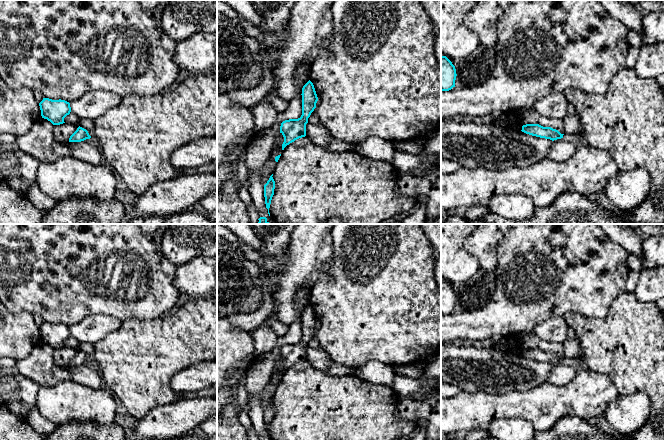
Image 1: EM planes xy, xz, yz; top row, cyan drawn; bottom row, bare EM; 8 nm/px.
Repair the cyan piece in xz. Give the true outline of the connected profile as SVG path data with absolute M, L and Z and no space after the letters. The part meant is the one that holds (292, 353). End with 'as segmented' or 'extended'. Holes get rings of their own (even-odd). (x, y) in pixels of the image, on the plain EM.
M309 304L302 312L302 339L298 343L289 343L281 347L280 357L284 361L282 374L295 364L306 360L306 348L316 332L318 321L313 307Z | as segmented

